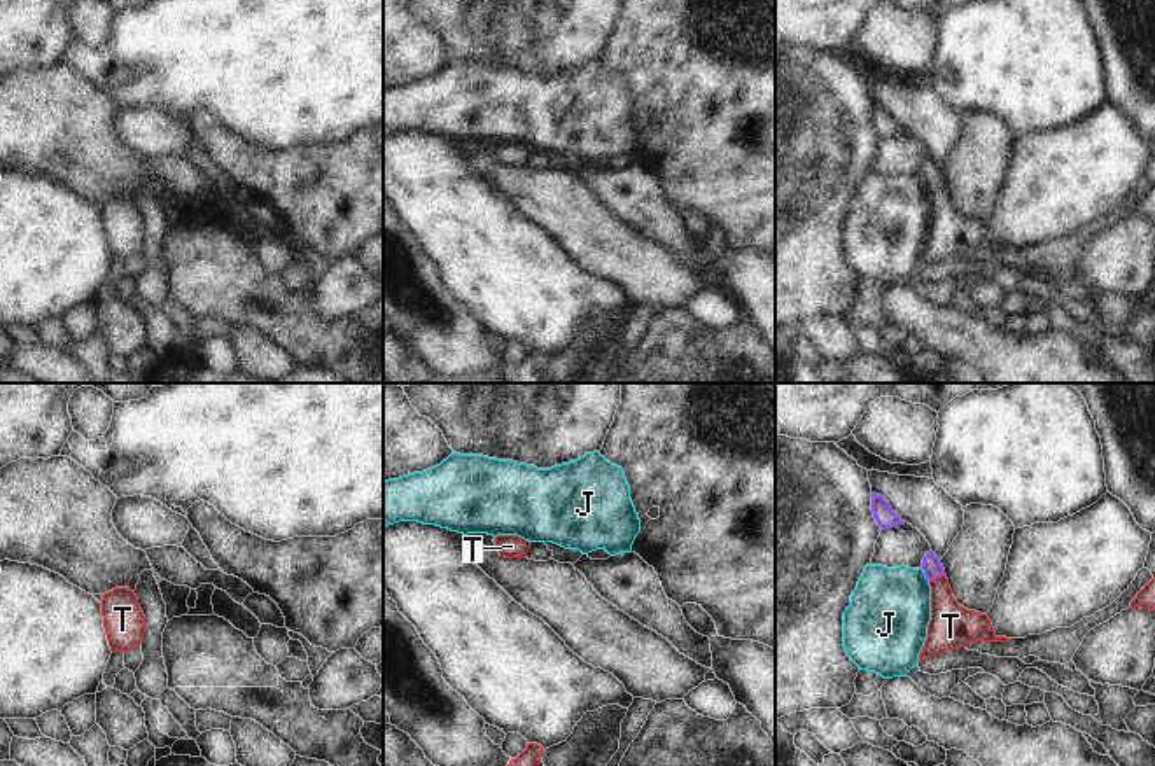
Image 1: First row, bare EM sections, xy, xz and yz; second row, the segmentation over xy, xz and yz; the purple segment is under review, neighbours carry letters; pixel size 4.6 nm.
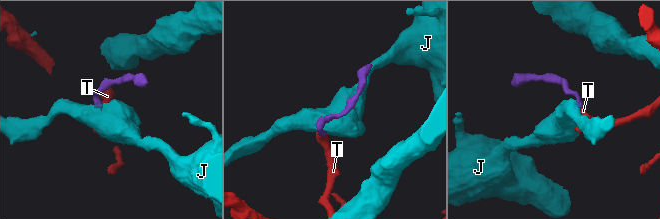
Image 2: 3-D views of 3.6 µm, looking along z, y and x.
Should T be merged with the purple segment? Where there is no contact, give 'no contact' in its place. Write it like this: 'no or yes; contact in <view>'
yes; contact in yz

